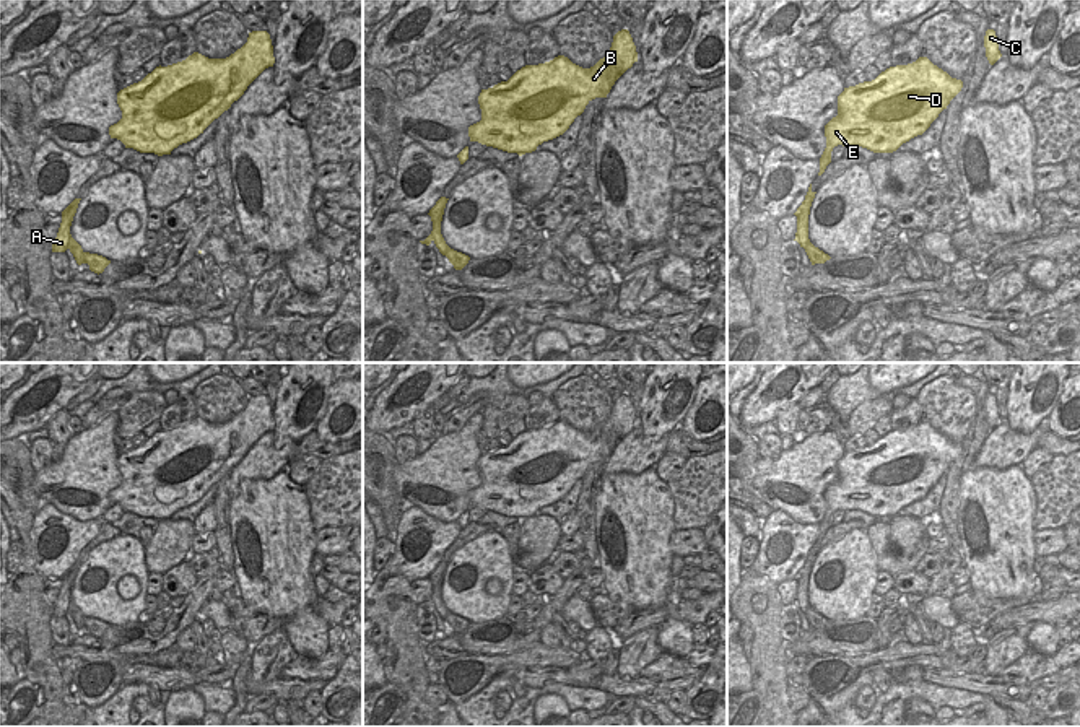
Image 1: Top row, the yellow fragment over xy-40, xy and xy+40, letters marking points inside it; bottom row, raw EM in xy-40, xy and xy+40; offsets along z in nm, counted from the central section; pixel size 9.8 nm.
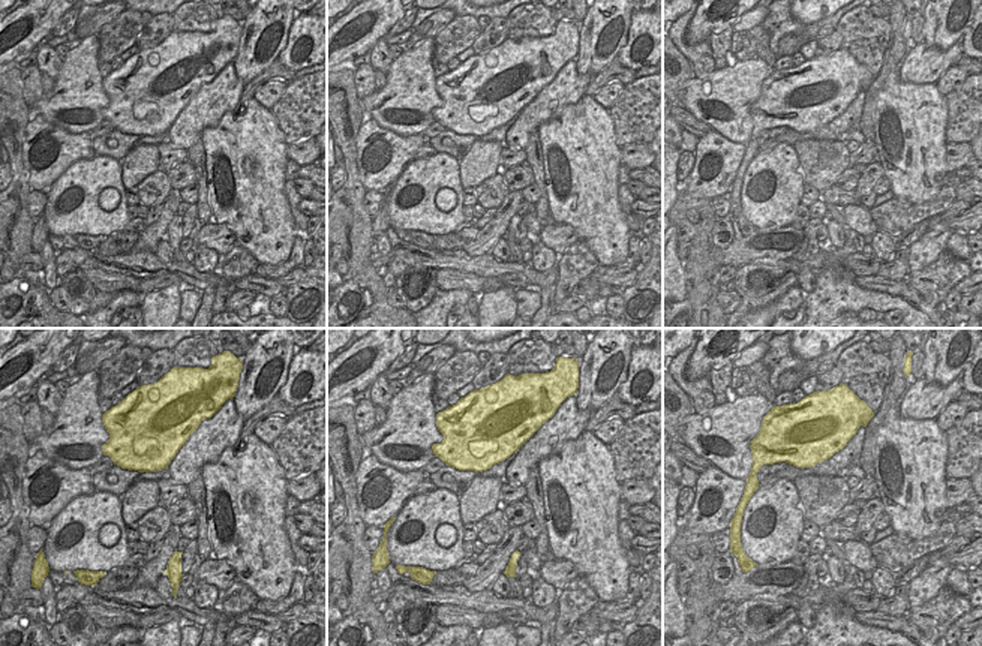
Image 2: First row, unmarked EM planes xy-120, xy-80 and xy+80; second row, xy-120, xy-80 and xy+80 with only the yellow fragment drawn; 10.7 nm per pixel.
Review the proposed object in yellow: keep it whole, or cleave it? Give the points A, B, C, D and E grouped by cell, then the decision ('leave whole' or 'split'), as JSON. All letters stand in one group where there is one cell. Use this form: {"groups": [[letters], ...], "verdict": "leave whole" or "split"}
{"groups": [["A"], ["B", "C", "D", "E"]], "verdict": "split"}

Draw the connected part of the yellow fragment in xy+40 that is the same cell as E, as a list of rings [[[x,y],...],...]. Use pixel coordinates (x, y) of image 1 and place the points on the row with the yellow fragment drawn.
[[[927,57],[844,88],[838,96],[838,115],[825,125],[823,153],[838,145],[893,153],[922,135],[961,88],[961,80],[952,78]]]

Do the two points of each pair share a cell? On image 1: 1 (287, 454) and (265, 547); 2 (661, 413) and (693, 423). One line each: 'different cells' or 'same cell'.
1: different cells
2: different cells

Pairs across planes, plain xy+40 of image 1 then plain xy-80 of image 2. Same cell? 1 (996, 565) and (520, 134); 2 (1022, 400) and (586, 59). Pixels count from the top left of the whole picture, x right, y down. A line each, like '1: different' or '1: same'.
1: different
2: same

